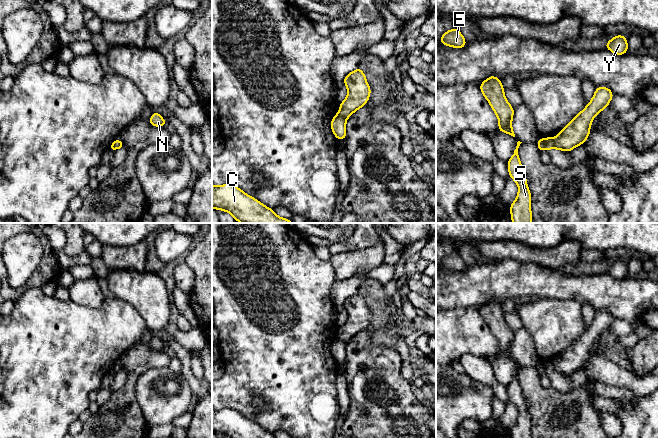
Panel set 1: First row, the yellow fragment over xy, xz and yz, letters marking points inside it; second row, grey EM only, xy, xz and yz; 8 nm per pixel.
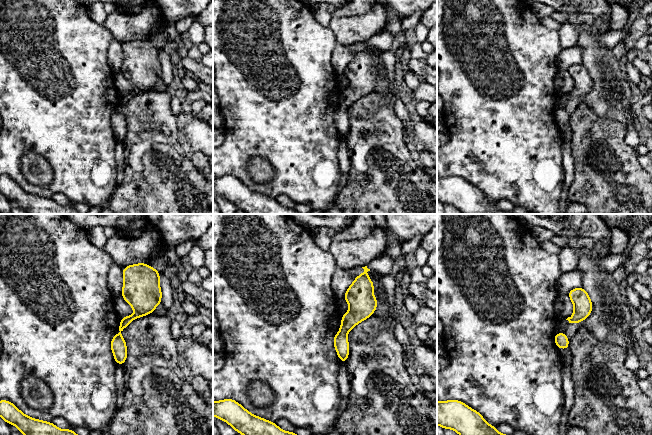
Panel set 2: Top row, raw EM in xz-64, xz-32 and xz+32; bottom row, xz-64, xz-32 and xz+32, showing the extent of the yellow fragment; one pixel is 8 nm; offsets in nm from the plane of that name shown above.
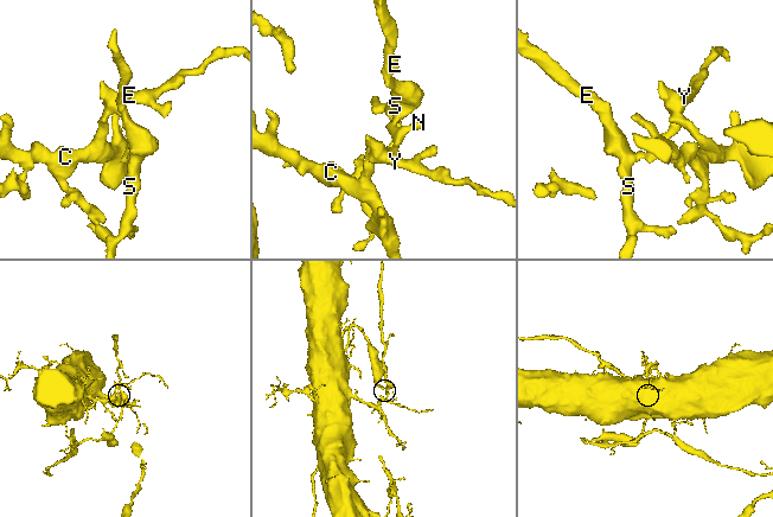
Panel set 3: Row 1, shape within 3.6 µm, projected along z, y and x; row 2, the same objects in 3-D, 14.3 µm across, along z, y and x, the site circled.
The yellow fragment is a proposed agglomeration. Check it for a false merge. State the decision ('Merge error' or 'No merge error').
Merge error

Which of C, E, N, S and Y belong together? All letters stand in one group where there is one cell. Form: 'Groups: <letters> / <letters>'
Groups: C N Y / E S

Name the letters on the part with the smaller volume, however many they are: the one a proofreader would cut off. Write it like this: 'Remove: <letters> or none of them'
Remove: E, S

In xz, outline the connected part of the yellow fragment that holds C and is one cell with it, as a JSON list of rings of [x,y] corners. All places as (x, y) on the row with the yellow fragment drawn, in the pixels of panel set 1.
[[[212,185],[212,208],[230,213],[241,223],[293,223],[278,217],[268,208],[235,185]]]

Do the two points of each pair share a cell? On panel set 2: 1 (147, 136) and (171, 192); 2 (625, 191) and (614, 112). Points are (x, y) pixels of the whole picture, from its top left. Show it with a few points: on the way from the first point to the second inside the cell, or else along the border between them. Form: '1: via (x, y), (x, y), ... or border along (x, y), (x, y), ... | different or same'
1: via (150, 150), (150, 163), (158, 171), (158, 178) | same
2: border along (593, 111), (600, 116), (619, 121), (626, 130) | different

